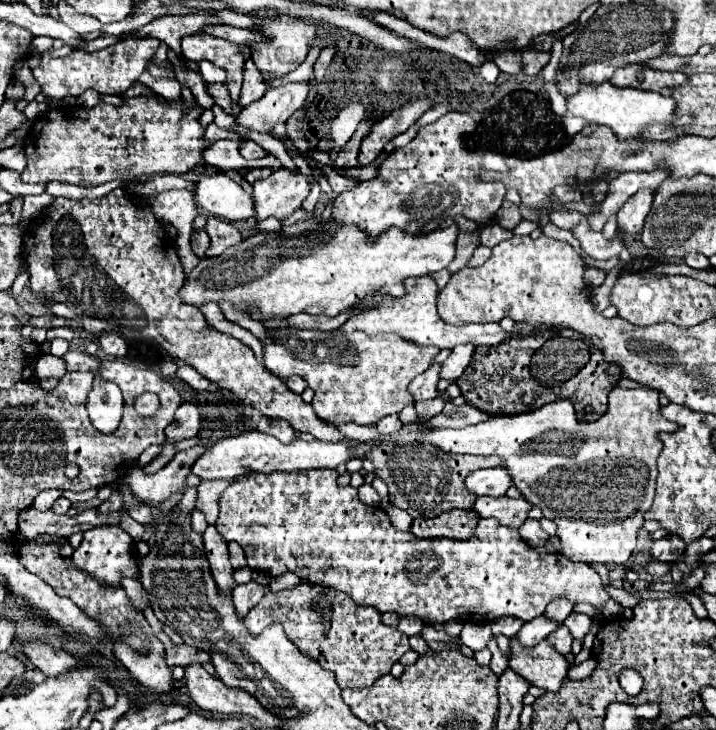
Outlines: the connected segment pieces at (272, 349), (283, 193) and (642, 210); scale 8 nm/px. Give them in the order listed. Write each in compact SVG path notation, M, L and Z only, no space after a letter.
M269 318L263 322L269 332L271 344L265 350L265 368L279 378L299 374L315 390L315 414L331 424L355 422L377 424L387 414L397 414L407 404L413 404L407 384L431 366L433 356L439 352L433 346L417 346L401 340L399 336L365 336L361 332L349 336L331 336L319 330L295 330L285 318Z
M287 168L273 172L265 180L253 184L253 204L255 218L265 220L275 216L285 220L291 216L309 194L309 182L303 174L293 174Z
M651 188L639 190L633 198L629 198L629 200L621 206L621 210L617 212L617 228L619 228L623 234L635 236L635 234L641 232L643 222L645 222L645 216L647 216L649 210L651 210L653 192L655 192L655 190L651 190Z

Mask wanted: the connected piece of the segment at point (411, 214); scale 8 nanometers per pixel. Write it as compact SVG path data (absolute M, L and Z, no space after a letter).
M447 112L443 114L437 122L421 126L417 136L403 148L395 148L383 164L377 168L377 176L371 180L359 182L353 190L341 192L331 204L331 218L345 226L345 224L355 224L363 234L375 238L381 232L385 232L391 226L401 228L403 232L409 234L425 234L427 230L437 230L447 218L465 216L481 226L487 226L495 220L497 210L501 208L503 196L505 196L505 186L501 182L481 182L477 180L477 174L481 170L507 170L503 156L499 152L483 152L483 150L471 150L463 144L463 138L475 132L475 120L465 114L465 112Z

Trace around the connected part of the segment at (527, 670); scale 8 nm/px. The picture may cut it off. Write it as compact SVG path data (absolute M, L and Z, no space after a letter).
M511 640L509 666L529 684L545 692L557 692L571 668L567 658L555 652L547 640L539 642L533 648L523 648Z

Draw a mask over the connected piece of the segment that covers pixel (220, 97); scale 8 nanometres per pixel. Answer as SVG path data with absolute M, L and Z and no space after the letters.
M207 84L207 92L212 96L215 103L219 104L228 114L236 116L241 111L242 107L232 102L225 84Z

